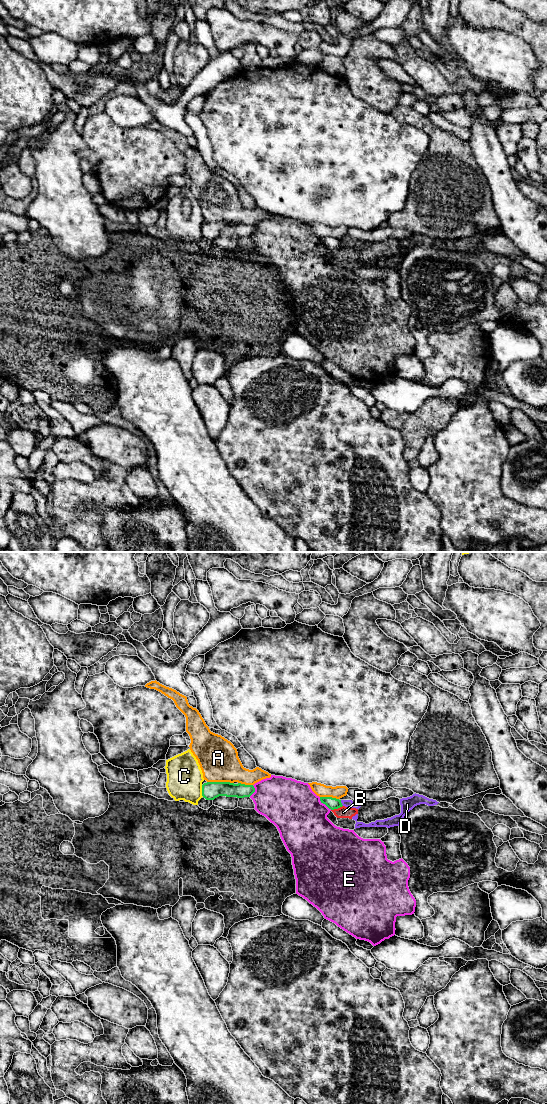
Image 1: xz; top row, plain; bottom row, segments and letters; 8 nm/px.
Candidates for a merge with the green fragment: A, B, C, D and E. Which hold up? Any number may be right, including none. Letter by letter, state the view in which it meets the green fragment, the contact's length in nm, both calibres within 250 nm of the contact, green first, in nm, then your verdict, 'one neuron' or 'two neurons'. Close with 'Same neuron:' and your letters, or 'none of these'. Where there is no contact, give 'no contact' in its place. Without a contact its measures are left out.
A: contact in xz; length 220 nm; calibres 140 and 320 nm; two neurons
B: contact in xz; length 100 nm; calibres 100 and 100 nm; two neurons
C: contact in xz; length 100 nm; calibres 140 and 280 nm; two neurons
D: contact in xz; length 50 nm; calibres 100 and 60 nm; two neurons
E: contact in xz; length 140 nm; calibres 100 and 420 nm; two neurons
Same neuron: none of these

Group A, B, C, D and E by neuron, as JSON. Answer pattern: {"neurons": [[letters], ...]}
{"neurons": [["A"], ["B", "D"], ["C"], ["E"]]}

